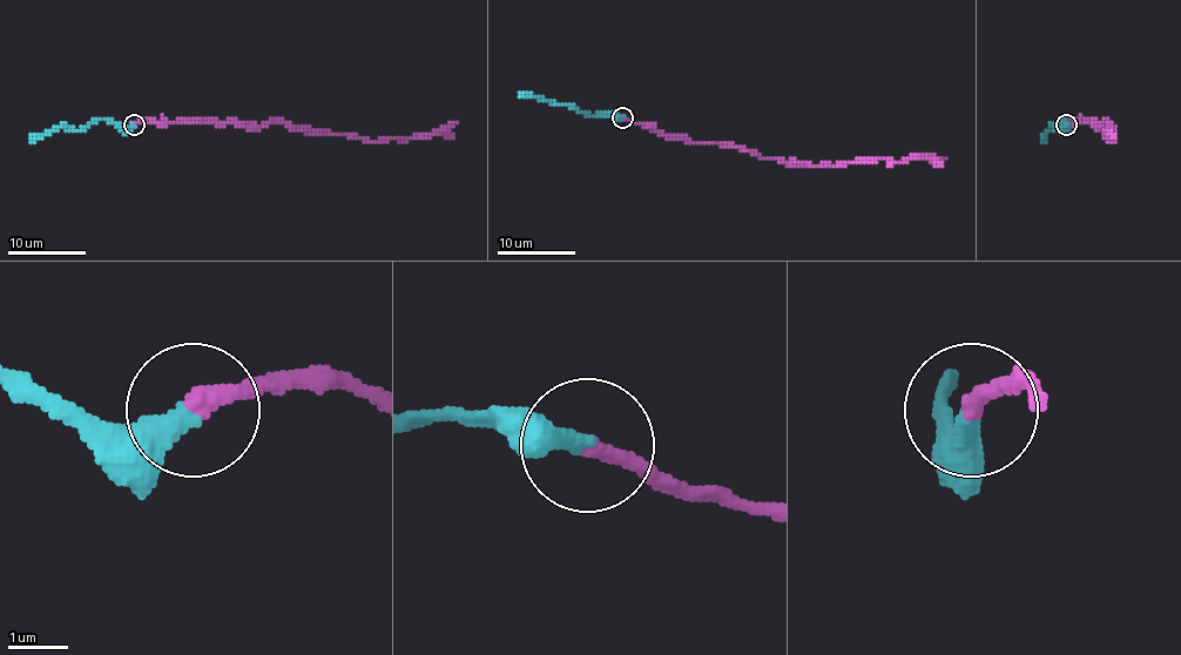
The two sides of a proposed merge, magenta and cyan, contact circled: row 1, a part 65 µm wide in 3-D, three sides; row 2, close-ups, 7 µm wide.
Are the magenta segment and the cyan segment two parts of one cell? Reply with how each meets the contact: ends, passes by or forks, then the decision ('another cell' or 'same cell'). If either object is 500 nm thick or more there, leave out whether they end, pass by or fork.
magenta ends there; cyan ends there; same cell

